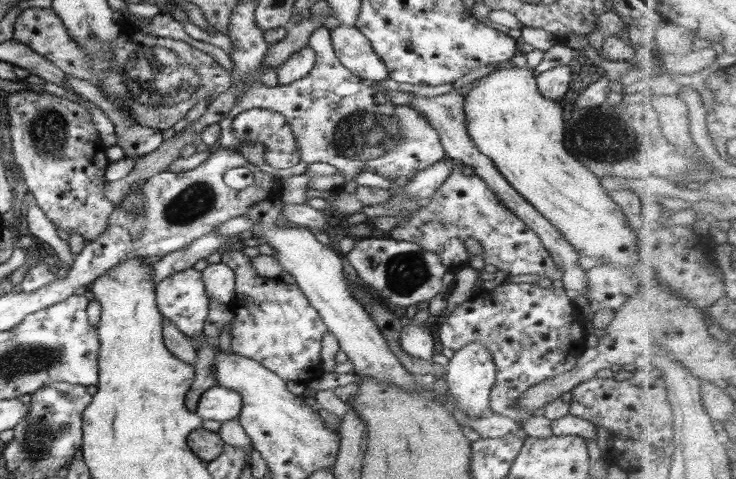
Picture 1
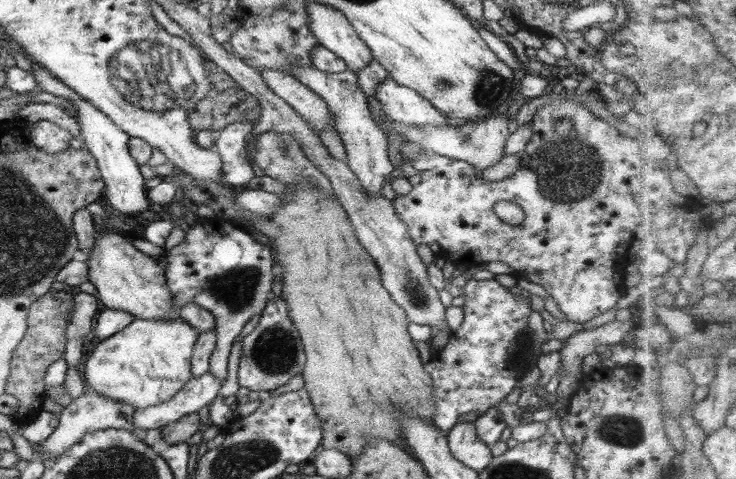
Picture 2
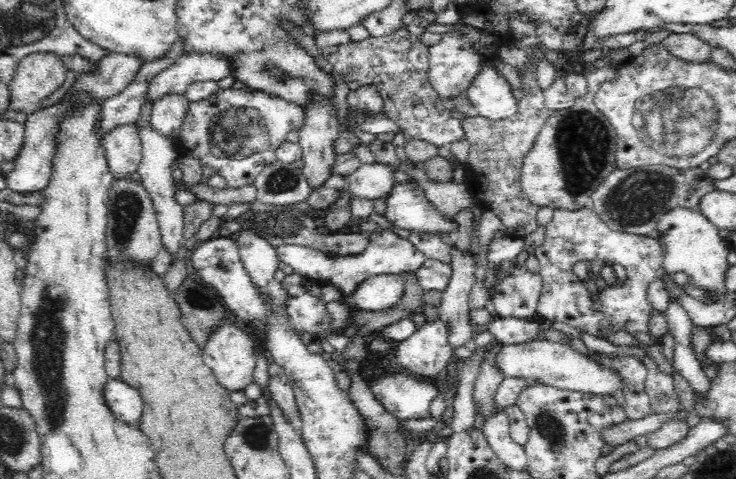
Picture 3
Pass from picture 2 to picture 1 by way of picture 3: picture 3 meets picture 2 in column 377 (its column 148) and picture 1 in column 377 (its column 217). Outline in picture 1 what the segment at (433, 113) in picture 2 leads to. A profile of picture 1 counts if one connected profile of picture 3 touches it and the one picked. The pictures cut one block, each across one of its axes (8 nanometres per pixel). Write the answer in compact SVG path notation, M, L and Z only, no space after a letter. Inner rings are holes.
M341 25L332 28L330 38L340 63L359 79L376 83L390 78L386 64L356 27Z

